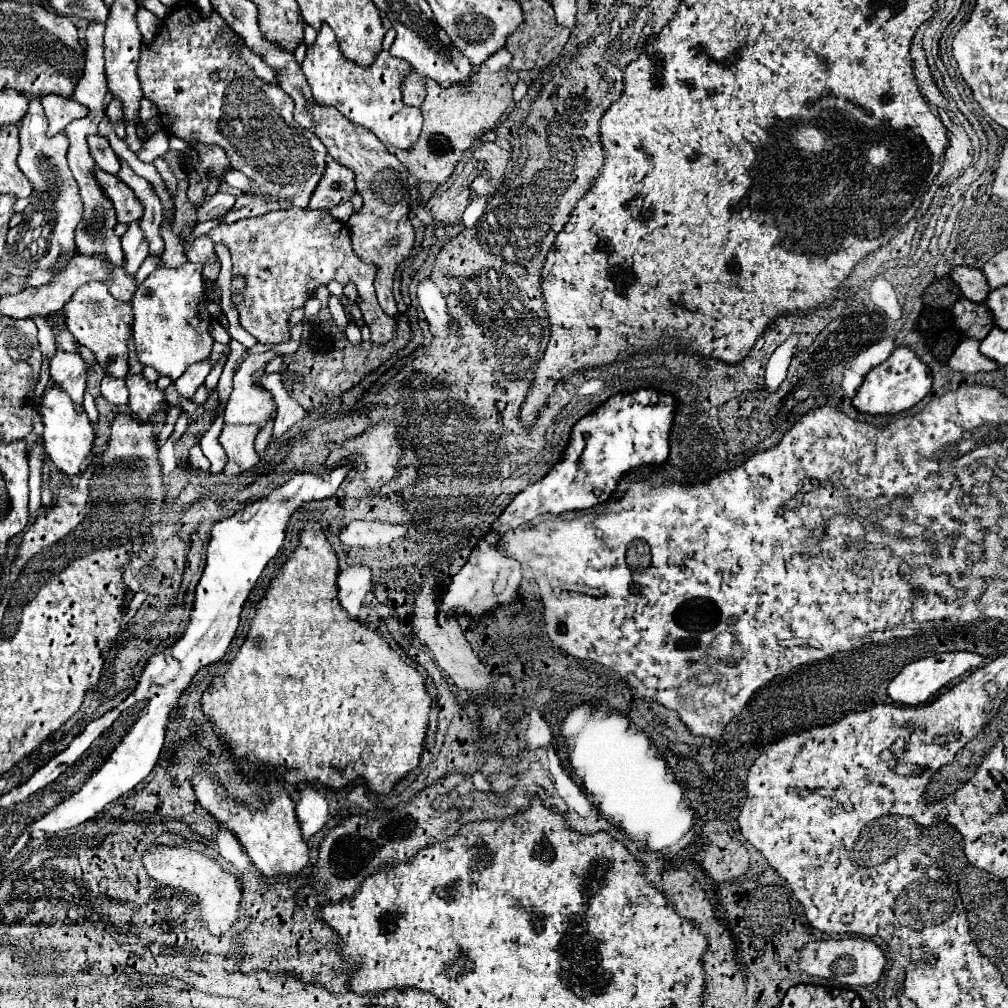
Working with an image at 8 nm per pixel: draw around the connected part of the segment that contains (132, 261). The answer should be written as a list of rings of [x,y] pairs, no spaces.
[[[134,220],[128,224],[126,234],[122,236],[122,248],[124,248],[124,256],[126,256],[126,270],[130,274],[136,274],[140,264],[144,262],[144,258],[148,256],[148,240],[146,234],[140,228],[140,220]]]

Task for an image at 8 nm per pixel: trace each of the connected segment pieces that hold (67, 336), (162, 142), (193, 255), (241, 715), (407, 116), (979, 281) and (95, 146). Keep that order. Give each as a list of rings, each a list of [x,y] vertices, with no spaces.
[[[64,330],[62,334],[56,336],[56,346],[62,348],[62,350],[68,350],[68,352],[78,352],[76,342],[74,342],[74,336],[68,330]]]
[[[161,129],[148,138],[142,144],[137,156],[147,163],[152,163],[155,158],[166,154],[169,150],[169,136],[165,130]]]
[[[184,224],[184,230],[180,234],[180,240],[182,240],[184,254],[186,254],[188,262],[200,262],[200,264],[214,262],[216,260],[216,254],[214,254],[214,242],[210,240],[210,236],[208,234],[202,234],[196,240],[190,242],[192,232],[194,232],[194,226],[192,224]]]
[[[316,520],[304,522],[304,526],[300,530],[298,546],[288,554],[288,560],[284,562],[284,566],[278,568],[276,574],[272,576],[264,598],[256,606],[256,618],[250,624],[248,636],[246,636],[244,644],[240,646],[236,658],[230,662],[228,672],[222,676],[214,676],[208,690],[204,692],[202,710],[206,712],[206,716],[214,724],[214,730],[226,742],[226,746],[230,748],[230,752],[238,764],[270,762],[278,768],[278,774],[290,784],[320,780],[322,784],[328,784],[334,790],[340,790],[340,788],[352,784],[354,780],[362,778],[362,780],[366,780],[366,786],[370,790],[374,790],[376,794],[388,794],[394,788],[394,784],[400,778],[404,778],[420,760],[432,698],[426,692],[426,678],[416,668],[406,664],[378,632],[370,632],[366,624],[362,624],[358,620],[350,620],[350,616],[346,616],[346,610],[340,606],[340,602],[336,598],[336,572],[338,572],[336,554],[334,554],[330,542],[326,540],[326,534],[324,534],[320,522],[316,522]]]
[[[322,26],[318,30],[316,42],[306,50],[306,56],[302,60],[302,72],[308,78],[316,102],[334,106],[354,124],[372,130],[384,144],[410,148],[418,140],[422,130],[422,106],[408,106],[402,100],[404,78],[414,72],[414,68],[410,68],[406,60],[392,58],[388,50],[382,50],[370,66],[362,68],[340,52],[332,28]]]
[[[954,266],[950,272],[952,280],[960,286],[962,296],[966,296],[972,302],[984,302],[990,286],[986,284],[986,276],[982,276],[980,268],[974,266]]]
[[[96,134],[88,136],[88,148],[90,148],[90,154],[98,168],[102,168],[104,172],[110,172],[110,174],[118,174],[120,164],[118,164],[116,152],[110,148],[106,138],[96,136]]]

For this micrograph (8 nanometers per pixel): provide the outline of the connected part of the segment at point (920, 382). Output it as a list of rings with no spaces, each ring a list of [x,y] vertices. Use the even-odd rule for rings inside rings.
[[[898,346],[882,364],[874,366],[866,374],[852,404],[856,406],[856,410],[868,414],[896,414],[920,402],[930,392],[930,386],[932,386],[932,372],[928,364],[918,360],[918,356],[914,356],[910,348]]]

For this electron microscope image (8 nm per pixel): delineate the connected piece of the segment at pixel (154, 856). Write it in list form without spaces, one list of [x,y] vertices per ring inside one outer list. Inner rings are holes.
[[[152,844],[142,852],[142,864],[146,872],[156,878],[158,882],[172,886],[176,890],[188,892],[198,898],[202,906],[202,922],[212,934],[226,934],[232,924],[238,920],[238,902],[240,902],[240,886],[234,874],[230,874],[224,866],[220,866],[216,860],[212,860],[204,852],[194,852],[190,848],[176,848],[168,844]]]

